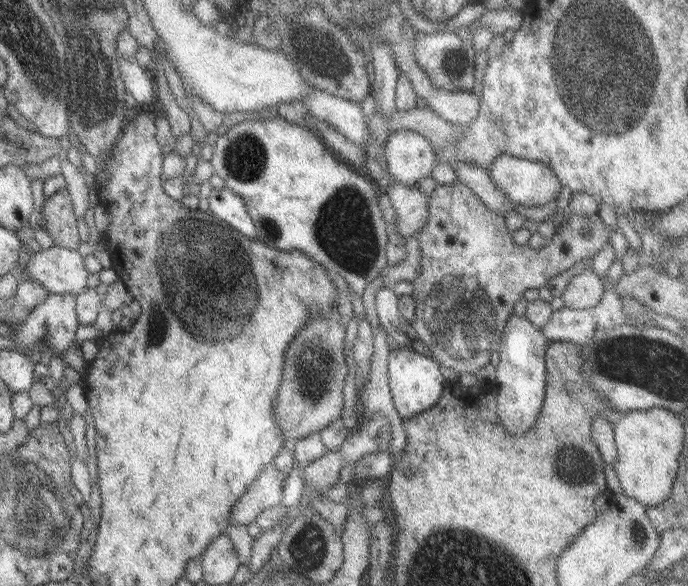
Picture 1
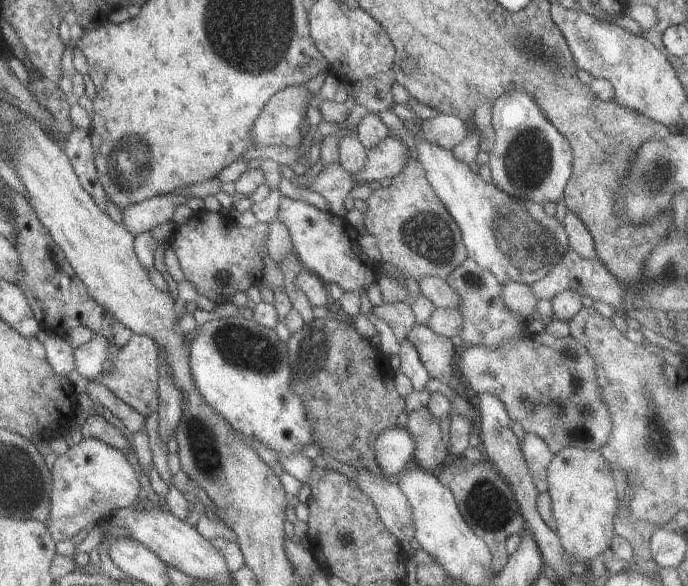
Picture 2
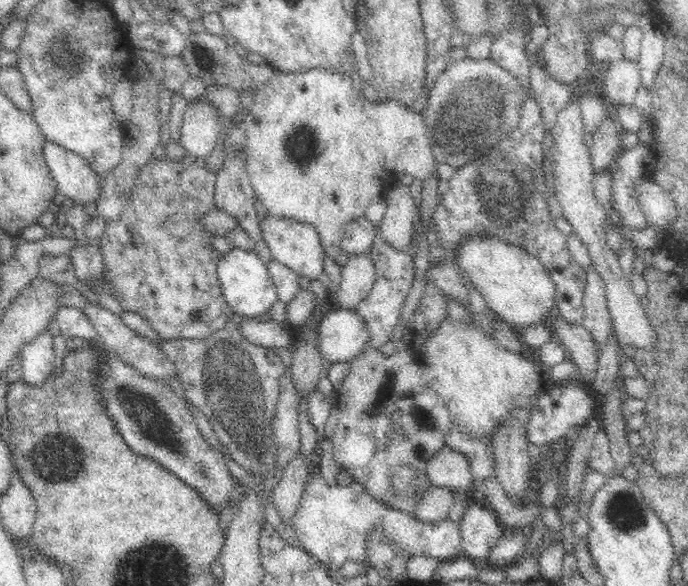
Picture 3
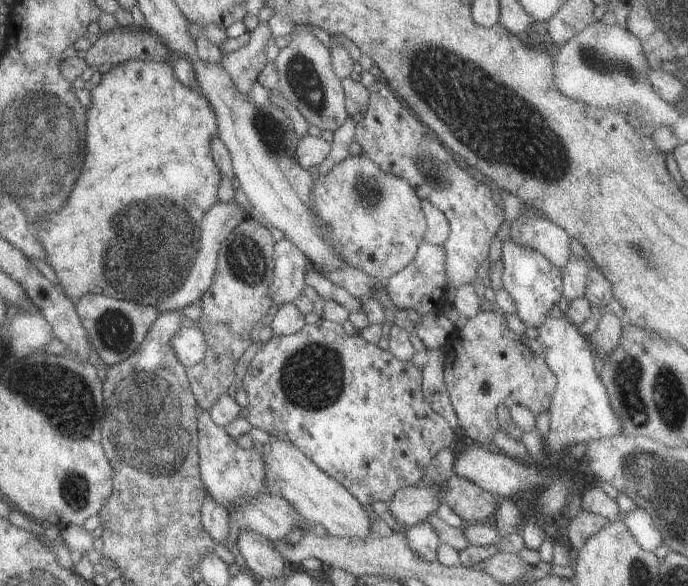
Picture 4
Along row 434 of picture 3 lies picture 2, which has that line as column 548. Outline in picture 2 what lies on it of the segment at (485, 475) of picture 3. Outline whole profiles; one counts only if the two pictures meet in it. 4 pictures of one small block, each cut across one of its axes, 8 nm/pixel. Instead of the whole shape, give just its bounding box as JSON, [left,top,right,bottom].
[519,434,555,494]

